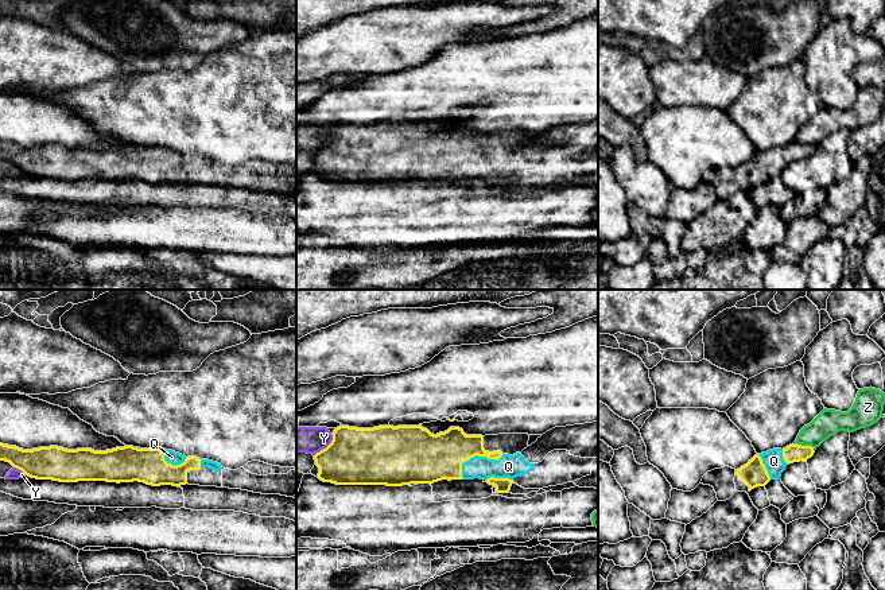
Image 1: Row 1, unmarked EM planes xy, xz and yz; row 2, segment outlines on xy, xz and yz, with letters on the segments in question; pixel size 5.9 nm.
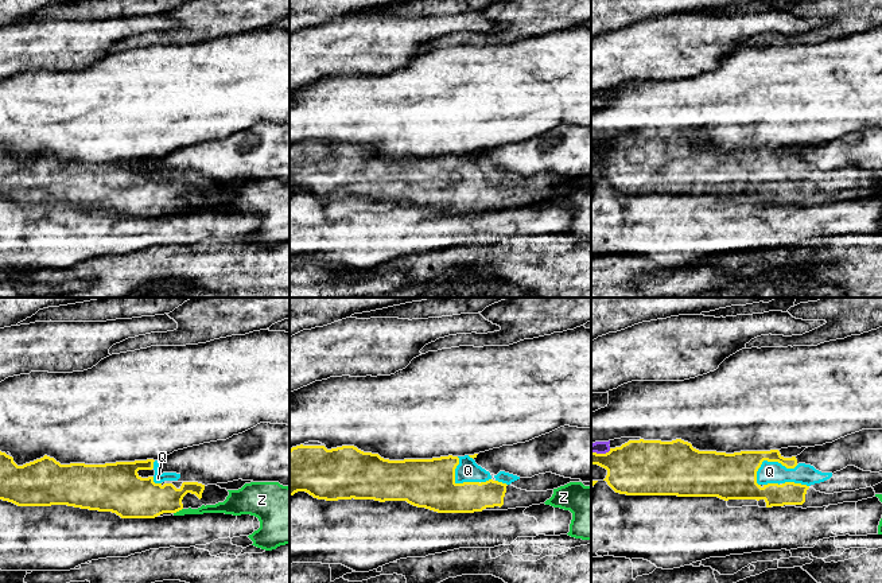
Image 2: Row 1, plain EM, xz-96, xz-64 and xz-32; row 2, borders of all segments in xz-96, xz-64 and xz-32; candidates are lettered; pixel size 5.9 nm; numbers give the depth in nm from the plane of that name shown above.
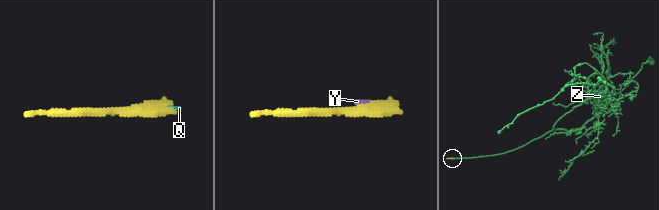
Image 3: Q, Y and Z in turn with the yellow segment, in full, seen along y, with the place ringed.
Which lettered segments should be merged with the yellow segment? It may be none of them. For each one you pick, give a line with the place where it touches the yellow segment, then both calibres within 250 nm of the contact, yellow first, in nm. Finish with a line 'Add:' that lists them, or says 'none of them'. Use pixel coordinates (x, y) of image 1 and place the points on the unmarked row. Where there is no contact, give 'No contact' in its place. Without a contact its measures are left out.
Q: Touches yellow at xz (476, 152). Thickness 280 nm (yellow) against 140 nm
Add: Q

